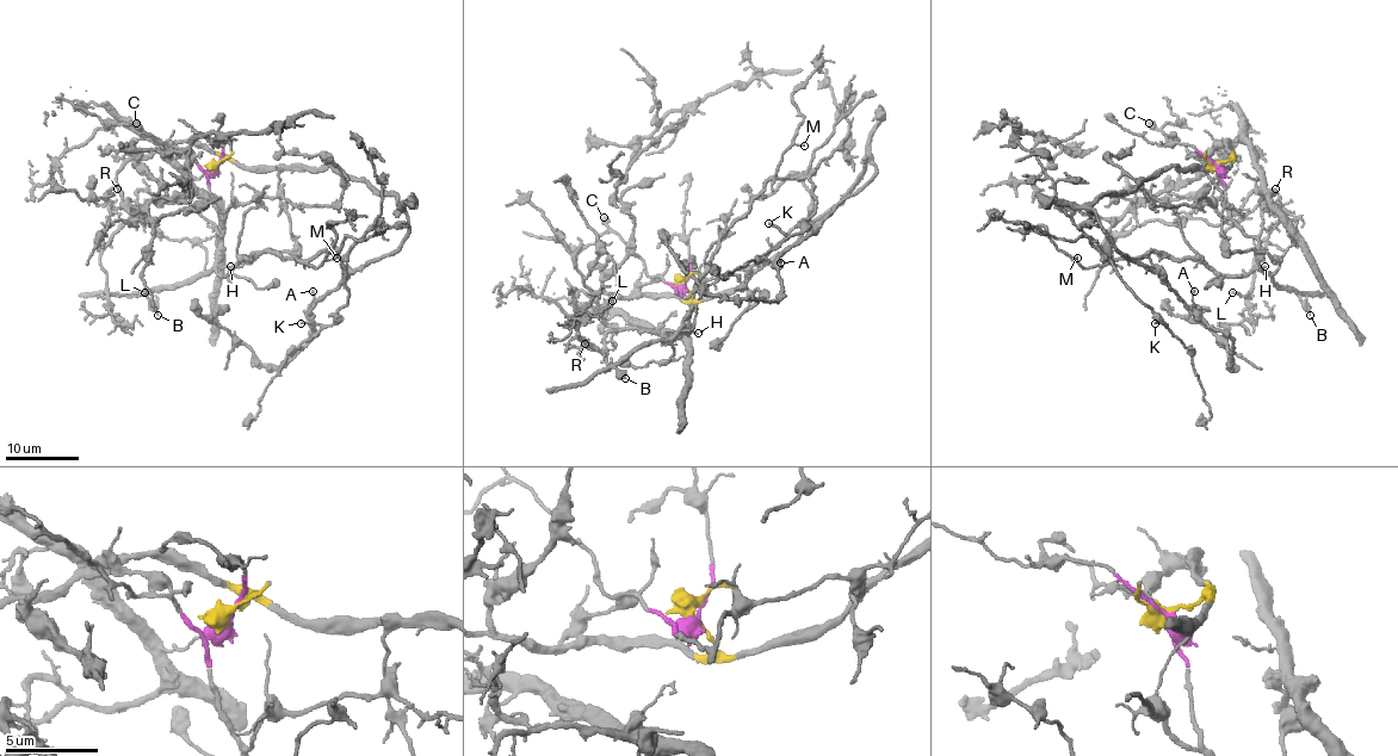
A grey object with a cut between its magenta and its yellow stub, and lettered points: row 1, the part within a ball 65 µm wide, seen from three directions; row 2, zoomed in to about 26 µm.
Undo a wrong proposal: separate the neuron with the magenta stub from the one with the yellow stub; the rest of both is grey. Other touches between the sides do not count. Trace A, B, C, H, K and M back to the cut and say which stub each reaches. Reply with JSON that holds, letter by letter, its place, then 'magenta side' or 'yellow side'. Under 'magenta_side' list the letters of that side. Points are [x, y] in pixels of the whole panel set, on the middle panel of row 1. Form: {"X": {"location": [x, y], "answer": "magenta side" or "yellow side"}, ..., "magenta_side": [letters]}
{"A": {"location": [780, 262], "answer": "yellow side"}, "B": {"location": [625, 378], "answer": "magenta side"}, "C": {"location": [604, 217], "answer": "magenta side"}, "H": {"location": [698, 333], "answer": "magenta side"}, "K": {"location": [768, 223], "answer": "magenta side"}, "M": {"location": [804, 146], "answer": "magenta side"}, "magenta_side": ["B", "C", "H", "K", "M"]}

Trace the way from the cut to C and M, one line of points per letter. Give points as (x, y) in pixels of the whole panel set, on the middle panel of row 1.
C: (684, 283), (673, 286), (659, 276), (647, 274), (639, 259), (602, 217)
M: (684, 283), (676, 292), (690, 302), (688, 326), (692, 291), (719, 237), (749, 209), (781, 156), (804, 144)

